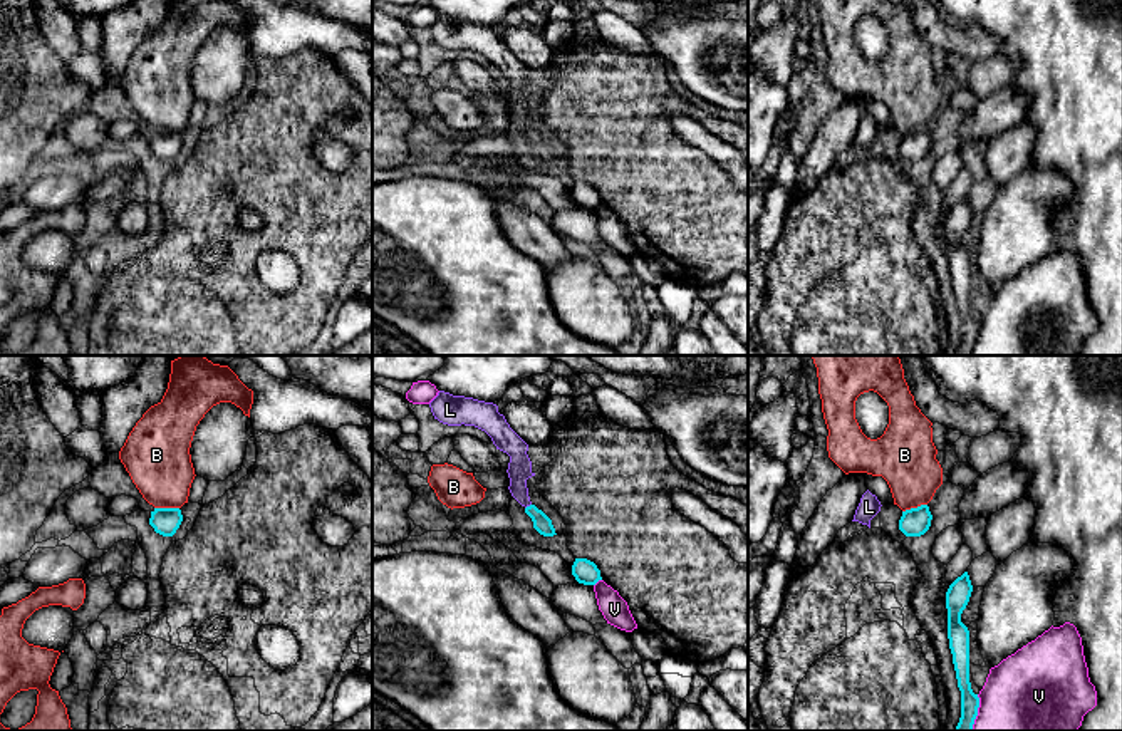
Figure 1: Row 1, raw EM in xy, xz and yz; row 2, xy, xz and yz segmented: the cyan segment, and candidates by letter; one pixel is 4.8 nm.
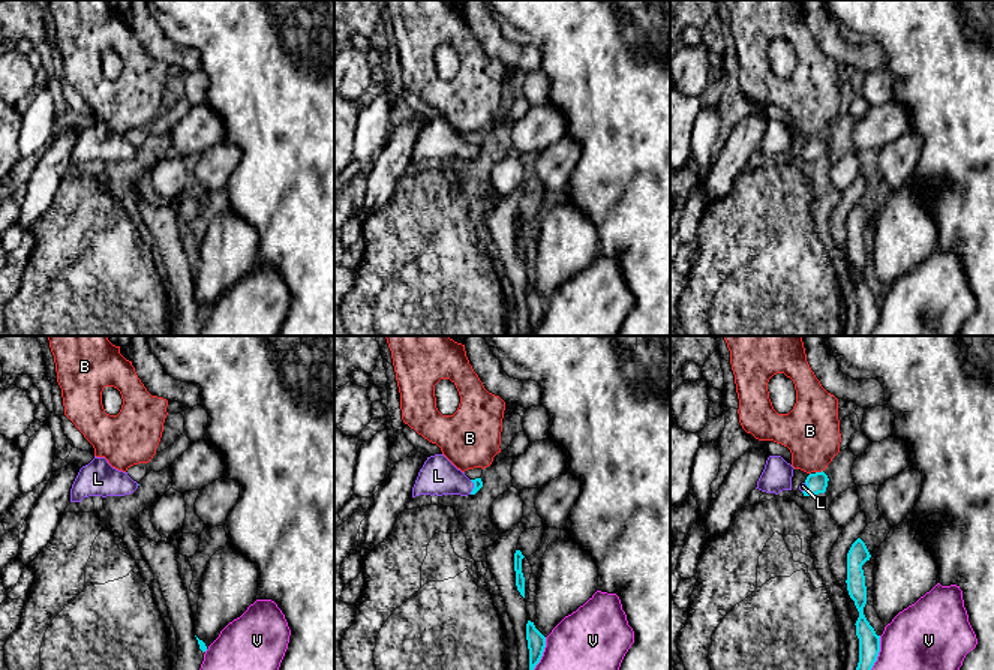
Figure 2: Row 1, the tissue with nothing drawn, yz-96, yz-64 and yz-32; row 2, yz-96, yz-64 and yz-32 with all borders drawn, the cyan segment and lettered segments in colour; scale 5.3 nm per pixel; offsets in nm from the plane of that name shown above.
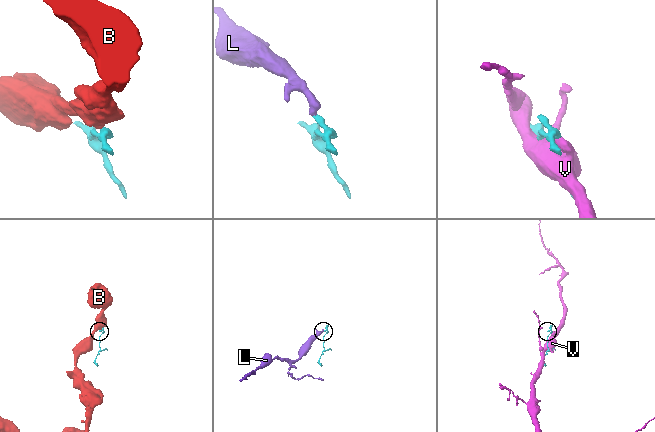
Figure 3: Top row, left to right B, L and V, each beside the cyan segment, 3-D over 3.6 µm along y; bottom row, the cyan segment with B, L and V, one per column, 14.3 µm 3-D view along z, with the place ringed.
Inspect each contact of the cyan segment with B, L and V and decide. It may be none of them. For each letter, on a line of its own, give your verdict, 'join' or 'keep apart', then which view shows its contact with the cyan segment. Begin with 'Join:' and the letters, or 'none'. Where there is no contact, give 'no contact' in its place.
Join: L
B: keep apart; meets cyan in xy
L: join; meets cyan in xz
V: keep apart; meets cyan in yz

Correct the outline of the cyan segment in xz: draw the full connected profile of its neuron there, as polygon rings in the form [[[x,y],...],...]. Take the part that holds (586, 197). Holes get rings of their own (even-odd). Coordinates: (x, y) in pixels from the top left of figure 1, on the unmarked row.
[[[575,183],[572,200],[579,208],[584,210],[595,210],[599,205],[602,205],[597,189],[587,183]]]

